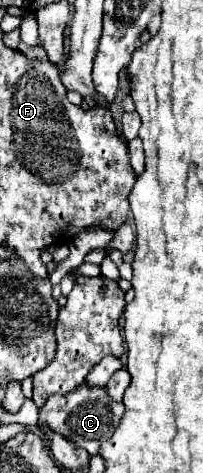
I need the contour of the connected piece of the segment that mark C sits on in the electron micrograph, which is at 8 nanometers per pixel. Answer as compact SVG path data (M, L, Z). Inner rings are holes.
M83 382L77 386L77 390L69 394L57 394L45 402L45 406L39 412L39 424L47 424L51 430L63 434L67 440L71 440L75 446L87 450L91 456L99 452L99 446L113 434L117 428L121 416L123 416L123 404L117 404L105 394L105 386L89 386Z

